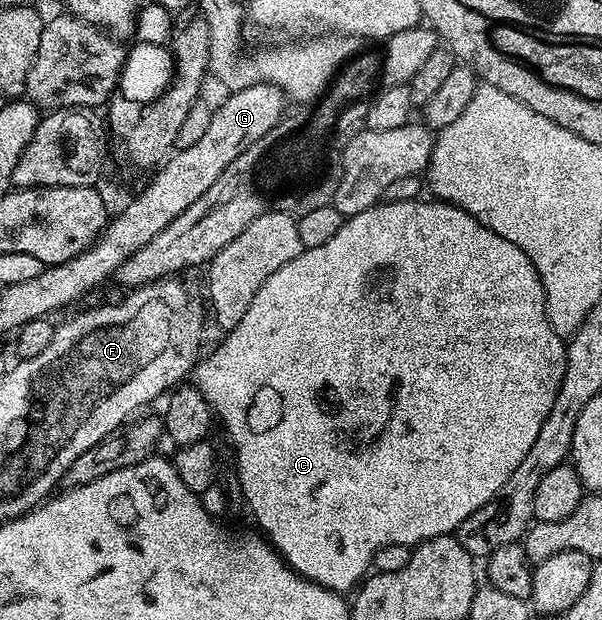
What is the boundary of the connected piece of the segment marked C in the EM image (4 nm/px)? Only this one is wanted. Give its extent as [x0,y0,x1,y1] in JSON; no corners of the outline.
[192,197,564,593]

